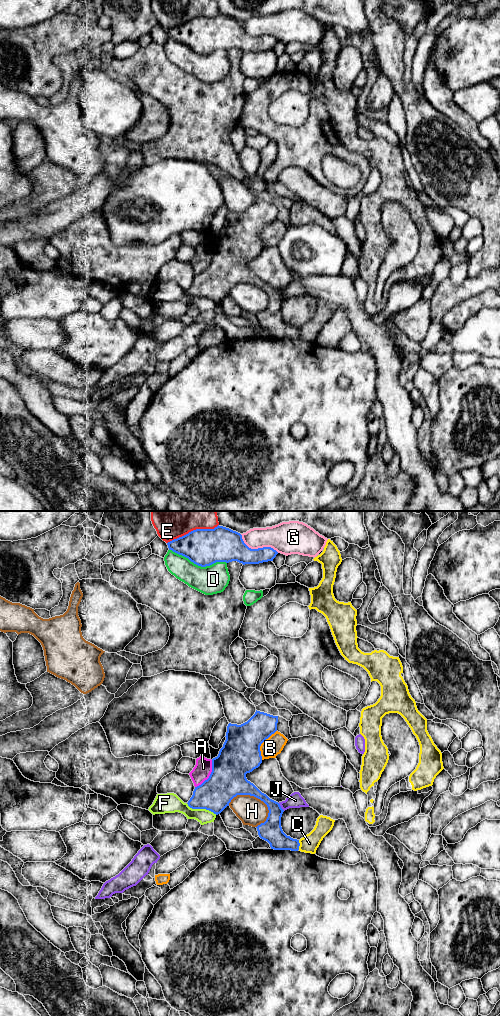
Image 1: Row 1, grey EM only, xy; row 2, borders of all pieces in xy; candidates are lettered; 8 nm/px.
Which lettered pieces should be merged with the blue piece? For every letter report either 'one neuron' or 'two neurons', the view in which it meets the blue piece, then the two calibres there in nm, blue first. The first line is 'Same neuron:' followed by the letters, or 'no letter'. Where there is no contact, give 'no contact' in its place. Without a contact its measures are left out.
Same neuron: no letter
A: two neurons; meets blue in xy; 300 nm thick on the blue side, 140 nm on the other
B: two neurons; meets blue in xy; 320 nm thick on the blue side, 160 nm on the other
C: two neurons; meets blue in xy; 170 nm thick on the blue side, 140 nm on the other
D: two neurons; meets blue in xy; 300 nm thick on the blue side, 240 nm on the other
E: two neurons; meets blue in xy; 300 nm thick on the blue side, 220 nm on the other
F: two neurons; meets blue in xy; 280 nm thick on the blue side, 160 nm on the other
G: two neurons; meets blue in xy; 260 nm thick on the blue side, 260 nm on the other
H: two neurons; meets blue in xy; 280 nm thick on the blue side, 220 nm on the other
J: two neurons; meets blue in xy; 180 nm thick on the blue side, 120 nm on the other

